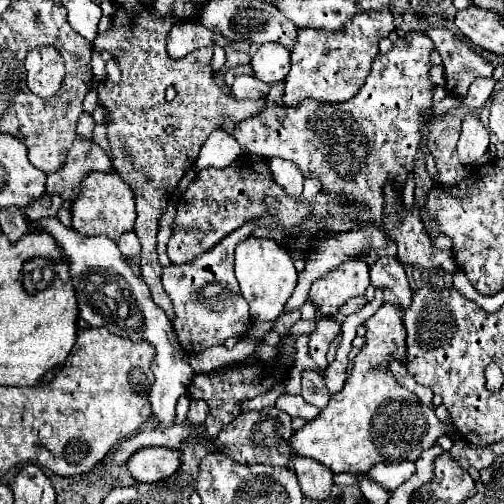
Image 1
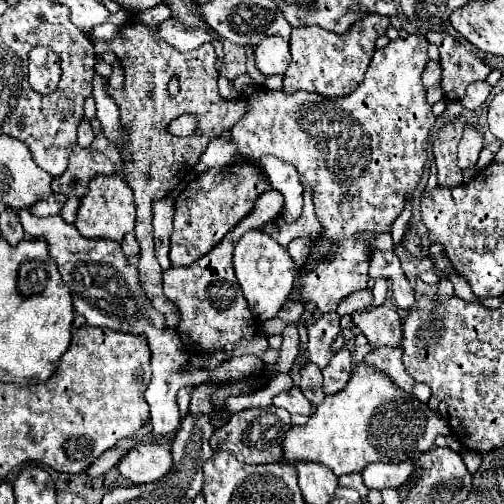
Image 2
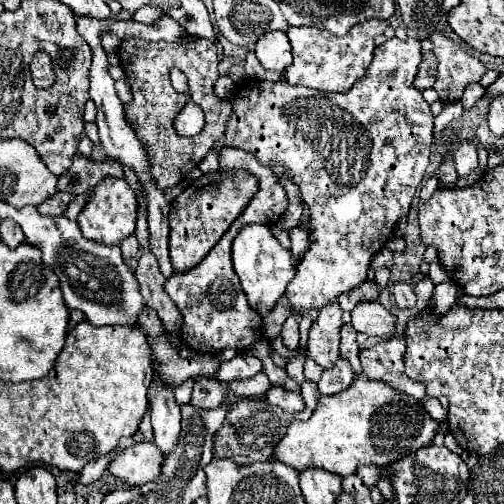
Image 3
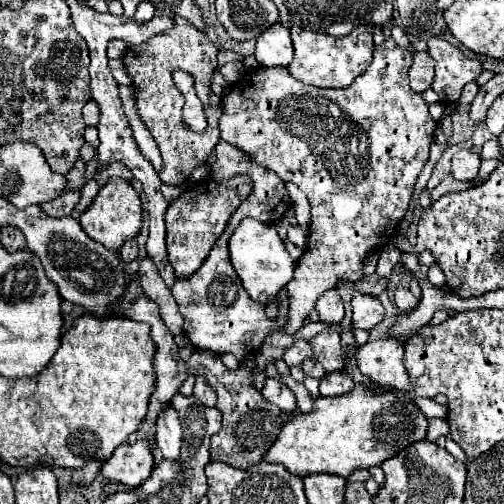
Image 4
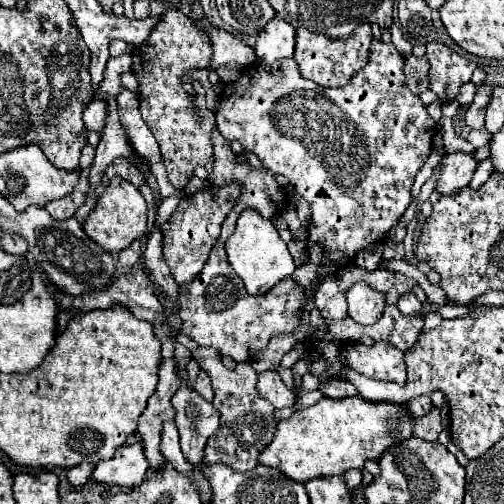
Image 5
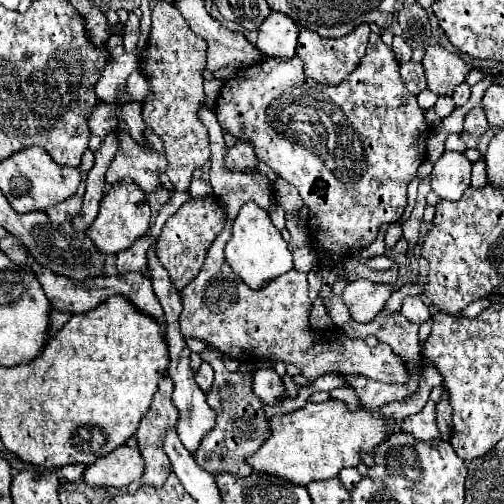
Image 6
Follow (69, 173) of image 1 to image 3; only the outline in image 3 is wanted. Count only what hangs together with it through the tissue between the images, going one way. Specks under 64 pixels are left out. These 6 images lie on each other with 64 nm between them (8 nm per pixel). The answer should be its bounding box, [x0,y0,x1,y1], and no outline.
[56,154,122,194]

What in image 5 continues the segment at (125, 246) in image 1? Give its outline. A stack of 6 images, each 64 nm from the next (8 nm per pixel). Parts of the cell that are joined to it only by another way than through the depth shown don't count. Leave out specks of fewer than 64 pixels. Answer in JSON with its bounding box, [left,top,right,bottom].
[118,240,140,266]

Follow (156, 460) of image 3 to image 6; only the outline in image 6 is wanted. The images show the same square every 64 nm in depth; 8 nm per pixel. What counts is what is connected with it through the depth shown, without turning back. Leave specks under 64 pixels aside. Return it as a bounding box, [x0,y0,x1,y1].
[84,444,144,488]

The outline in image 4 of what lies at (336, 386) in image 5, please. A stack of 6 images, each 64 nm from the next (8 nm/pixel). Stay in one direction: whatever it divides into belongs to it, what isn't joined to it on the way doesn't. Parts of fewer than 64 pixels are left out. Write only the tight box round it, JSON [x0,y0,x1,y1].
[320,370,354,396]

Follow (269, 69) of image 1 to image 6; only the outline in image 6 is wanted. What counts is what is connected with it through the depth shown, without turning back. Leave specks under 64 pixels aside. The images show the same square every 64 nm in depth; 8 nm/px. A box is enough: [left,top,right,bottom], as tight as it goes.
[256,12,298,58]

